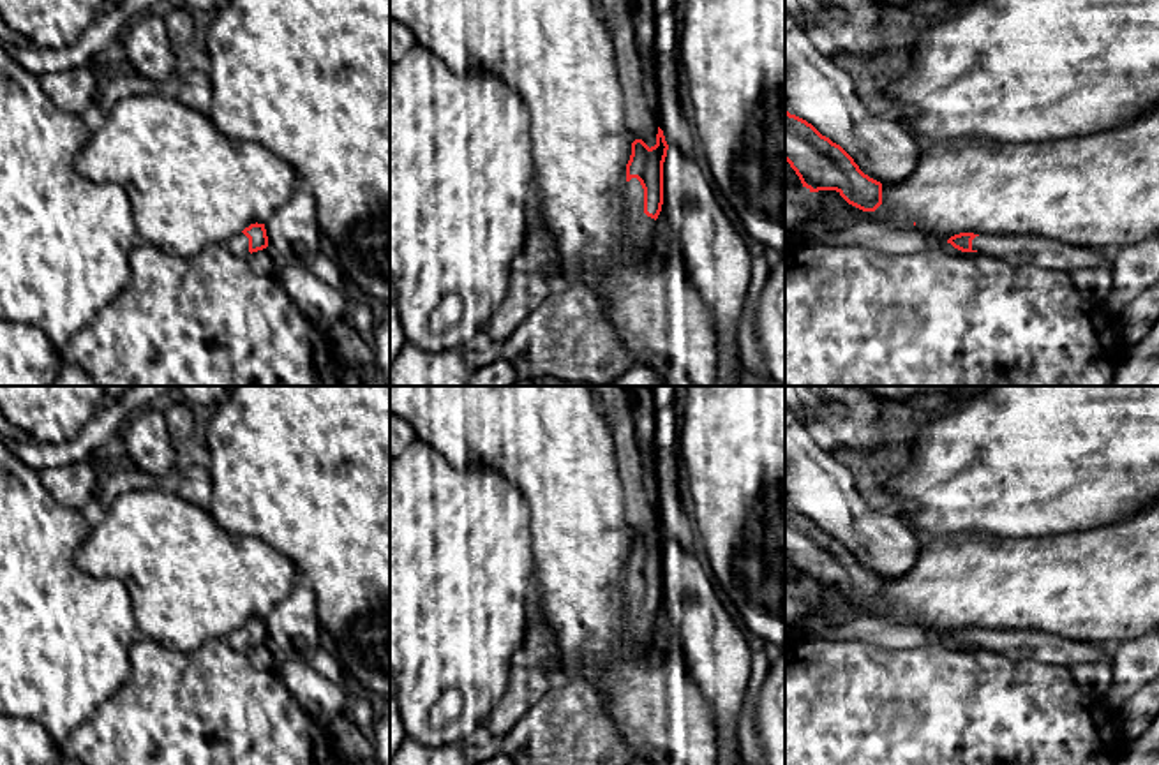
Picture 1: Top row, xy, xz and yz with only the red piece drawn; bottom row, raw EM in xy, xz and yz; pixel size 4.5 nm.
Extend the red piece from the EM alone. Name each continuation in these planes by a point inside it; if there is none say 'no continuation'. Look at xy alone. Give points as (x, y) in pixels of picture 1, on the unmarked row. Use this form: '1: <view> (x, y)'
1: xy (239, 640)

